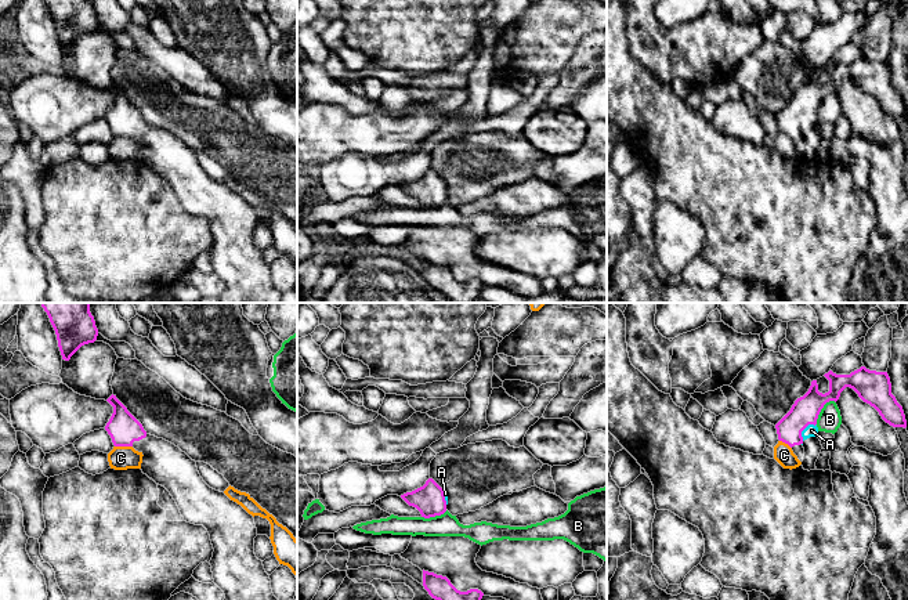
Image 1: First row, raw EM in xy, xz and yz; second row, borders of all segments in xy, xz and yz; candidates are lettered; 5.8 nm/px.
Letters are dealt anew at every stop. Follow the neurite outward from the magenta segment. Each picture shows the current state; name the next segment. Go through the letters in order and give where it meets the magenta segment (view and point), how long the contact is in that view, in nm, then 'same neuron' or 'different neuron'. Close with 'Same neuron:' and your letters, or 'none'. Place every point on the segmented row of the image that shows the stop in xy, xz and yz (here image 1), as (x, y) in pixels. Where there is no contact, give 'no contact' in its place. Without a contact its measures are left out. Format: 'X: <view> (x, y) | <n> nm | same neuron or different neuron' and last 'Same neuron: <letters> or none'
A: yz (805, 427) | 130 nm | same neuron
B: yz (821, 408) | 180 nm | different neuron
C: xy (123, 445) | 100 nm | different neuron
Same neuron: A

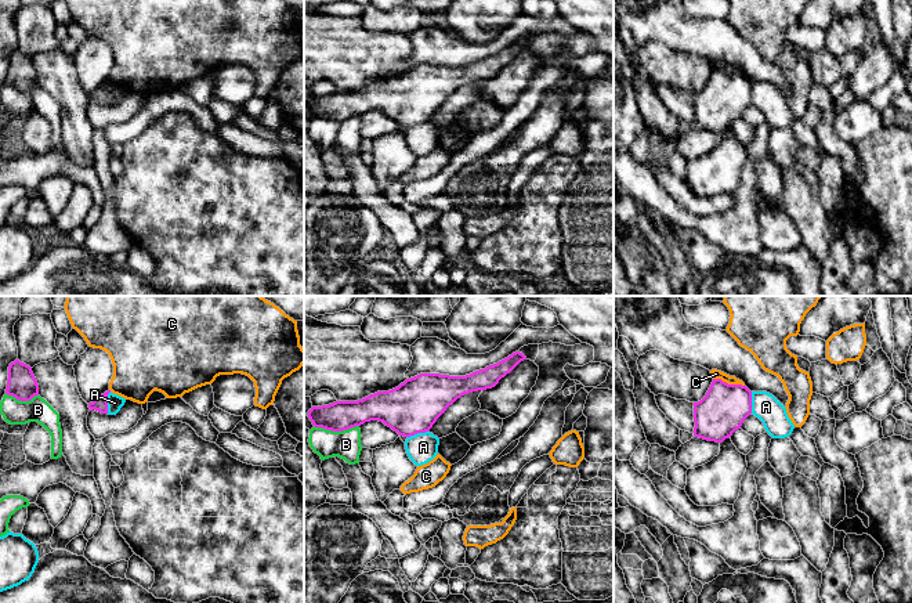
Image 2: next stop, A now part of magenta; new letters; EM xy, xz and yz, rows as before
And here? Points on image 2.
A: xy (107, 403) | 130 nm | different neuron
B: xz (336, 430) | 260 nm | different neuron
C: yz (727, 383) | 190 nm | different neuron
Same neuron: none

